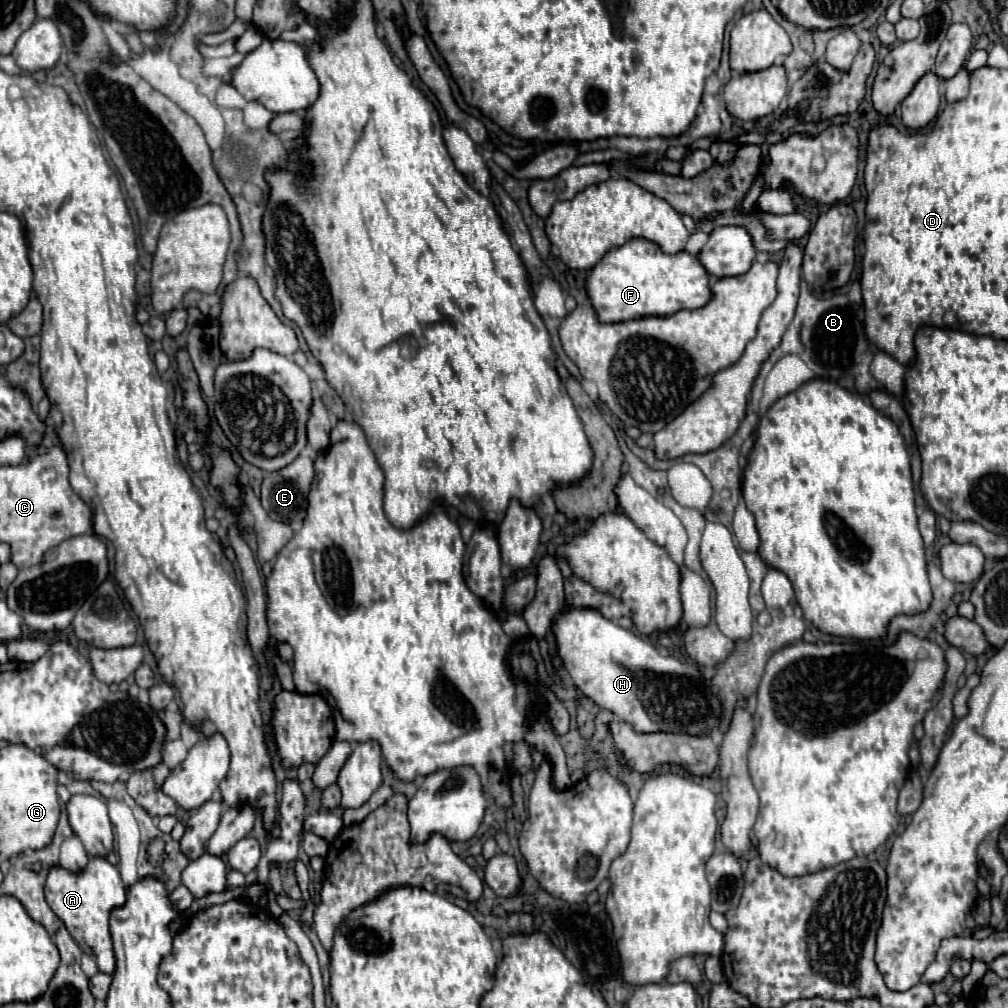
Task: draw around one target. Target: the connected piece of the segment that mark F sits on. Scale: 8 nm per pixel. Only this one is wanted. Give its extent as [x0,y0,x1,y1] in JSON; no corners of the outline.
[586,238,710,324]

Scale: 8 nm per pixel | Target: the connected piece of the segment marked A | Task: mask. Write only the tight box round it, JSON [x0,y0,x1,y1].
[44,856,126,974]

